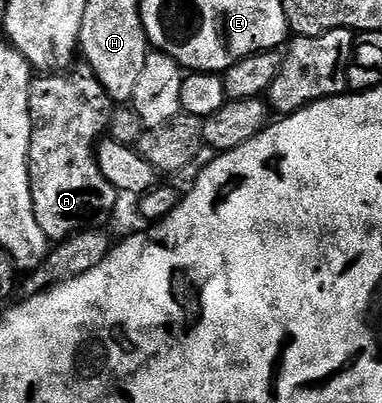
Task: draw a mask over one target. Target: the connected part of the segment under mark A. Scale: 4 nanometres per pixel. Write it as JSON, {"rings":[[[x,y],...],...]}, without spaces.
{"rings":[[[88,67],[34,76],[29,85],[29,114],[31,115],[31,147],[29,148],[29,182],[35,219],[49,236],[50,242],[60,243],[77,233],[101,231],[117,205],[119,194],[103,175],[97,162],[97,143],[109,131],[115,102],[109,98],[103,83]]]}

